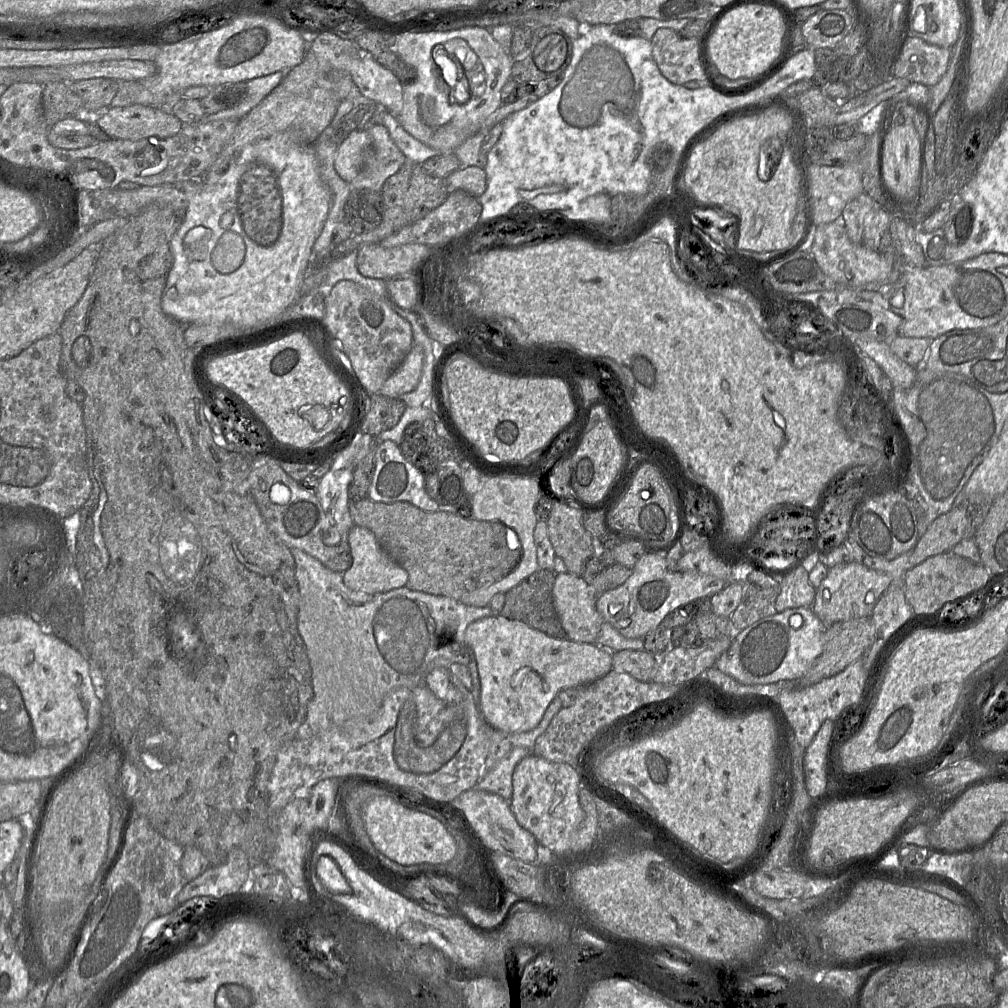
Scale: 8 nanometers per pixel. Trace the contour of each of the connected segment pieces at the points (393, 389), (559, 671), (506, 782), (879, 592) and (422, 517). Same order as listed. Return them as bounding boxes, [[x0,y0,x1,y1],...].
[[377,339,423,398],[465,614,612,733],[477,747,531,800],[811,562,892,625],[351,497,521,599]]

